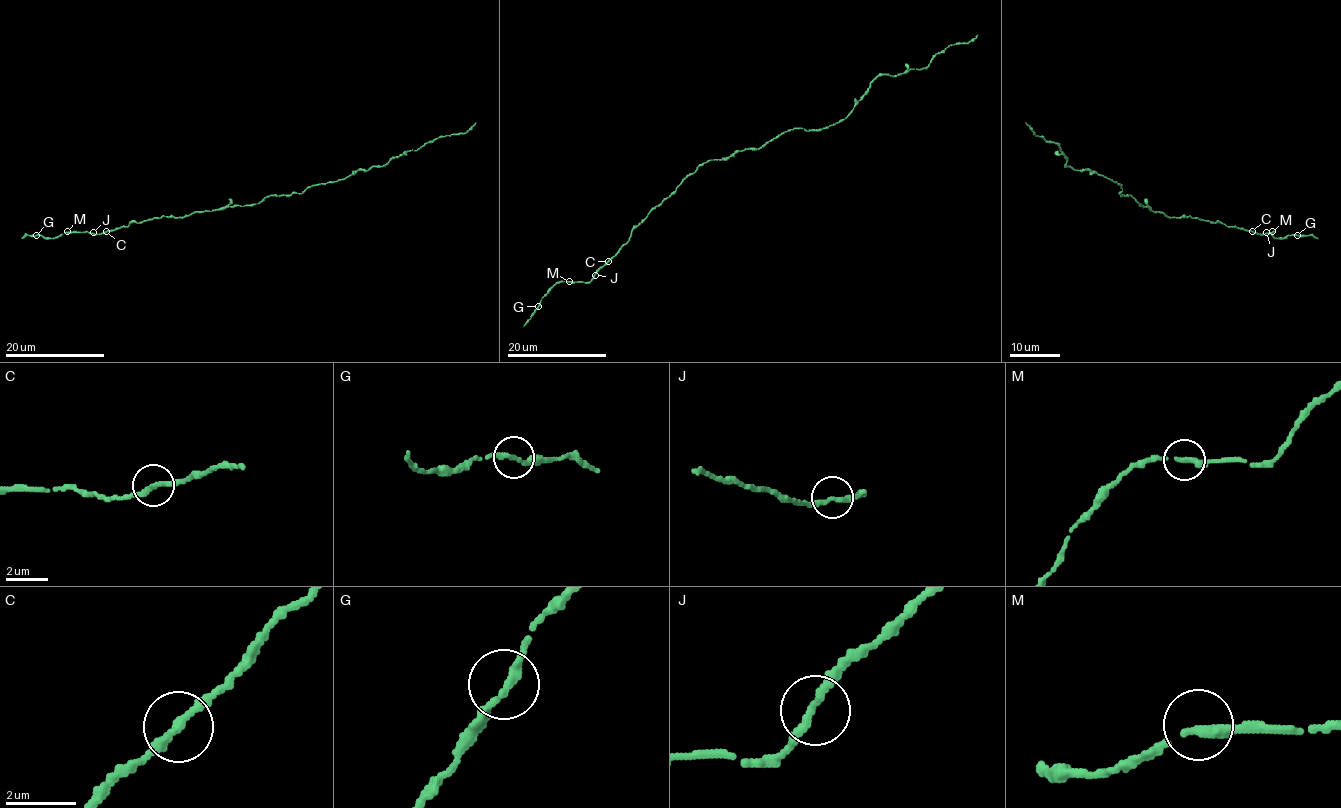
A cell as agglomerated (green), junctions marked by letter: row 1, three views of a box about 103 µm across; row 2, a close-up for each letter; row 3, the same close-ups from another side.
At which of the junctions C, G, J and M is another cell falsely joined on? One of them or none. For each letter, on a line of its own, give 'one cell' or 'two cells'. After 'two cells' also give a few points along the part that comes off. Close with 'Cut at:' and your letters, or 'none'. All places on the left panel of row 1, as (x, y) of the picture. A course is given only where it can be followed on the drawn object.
C: one cell
G: one cell
J: one cell
M: one cell
Cut at: none

